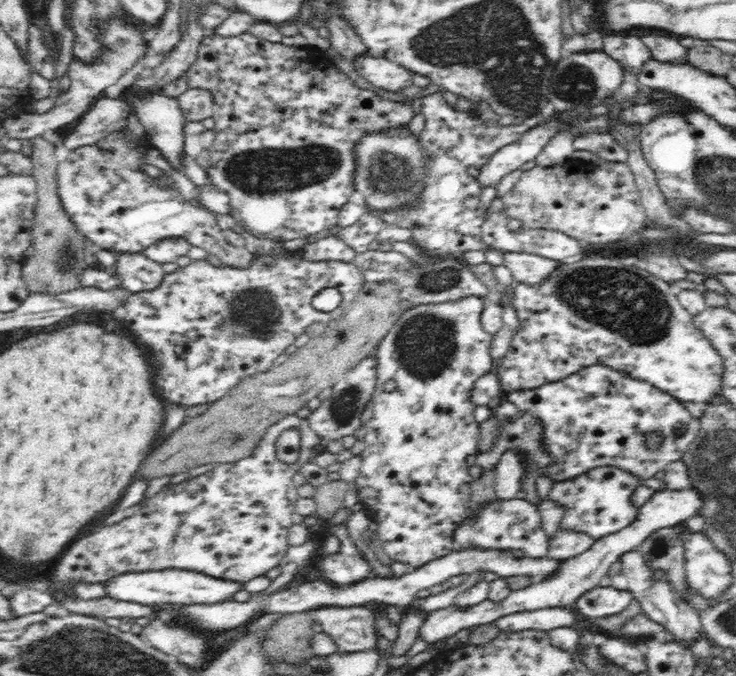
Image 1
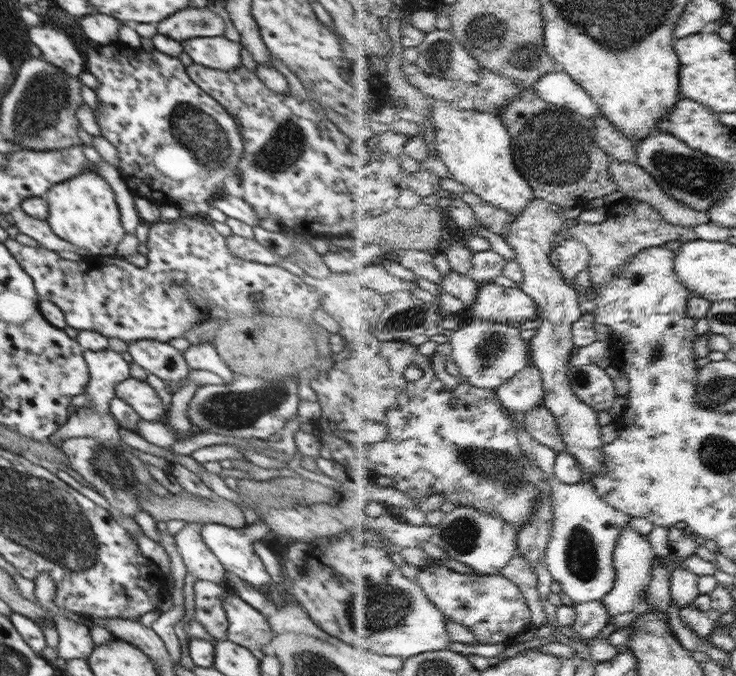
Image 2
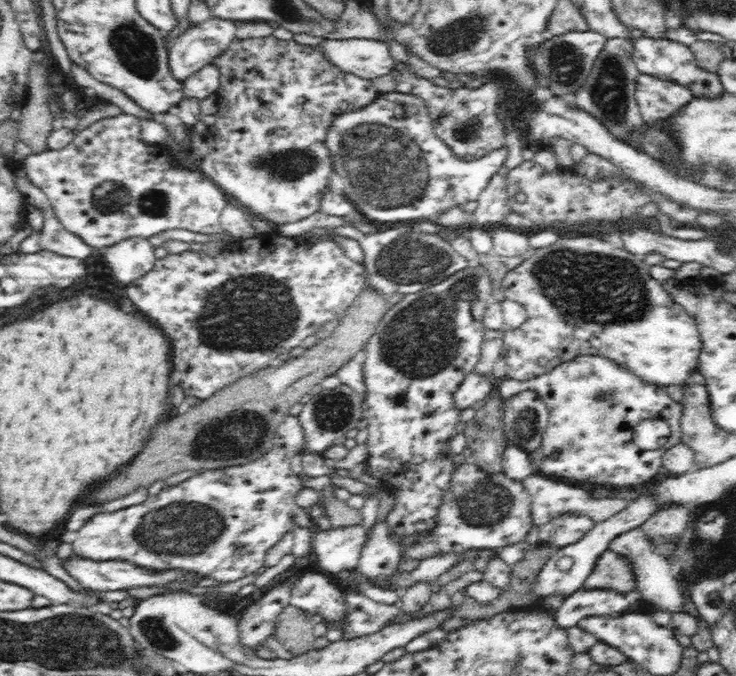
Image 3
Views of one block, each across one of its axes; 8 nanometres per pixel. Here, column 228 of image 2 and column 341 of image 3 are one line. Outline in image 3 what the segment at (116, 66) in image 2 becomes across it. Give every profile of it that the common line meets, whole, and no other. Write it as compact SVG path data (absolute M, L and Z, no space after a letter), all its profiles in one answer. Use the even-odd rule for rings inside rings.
M397 90L378 93L375 102L364 109L338 114L332 120L324 141L334 159L333 169L344 181L344 196L354 204L357 213L378 222L398 222L432 216L437 218L452 207L477 200L508 156L507 147L470 161L455 156L450 147L435 135L433 120L430 120L425 103L418 96L403 94Z

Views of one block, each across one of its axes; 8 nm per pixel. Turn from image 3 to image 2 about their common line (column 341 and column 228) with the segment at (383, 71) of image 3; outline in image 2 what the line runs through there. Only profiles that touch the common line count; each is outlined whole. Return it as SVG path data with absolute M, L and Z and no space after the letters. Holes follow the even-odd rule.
M224 36L188 38L181 46L194 63L208 68L227 71L242 65L241 44Z

